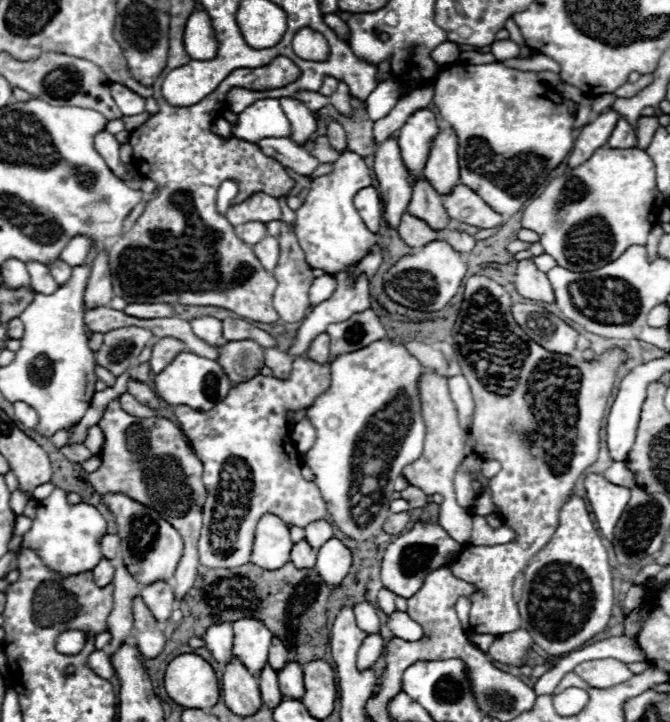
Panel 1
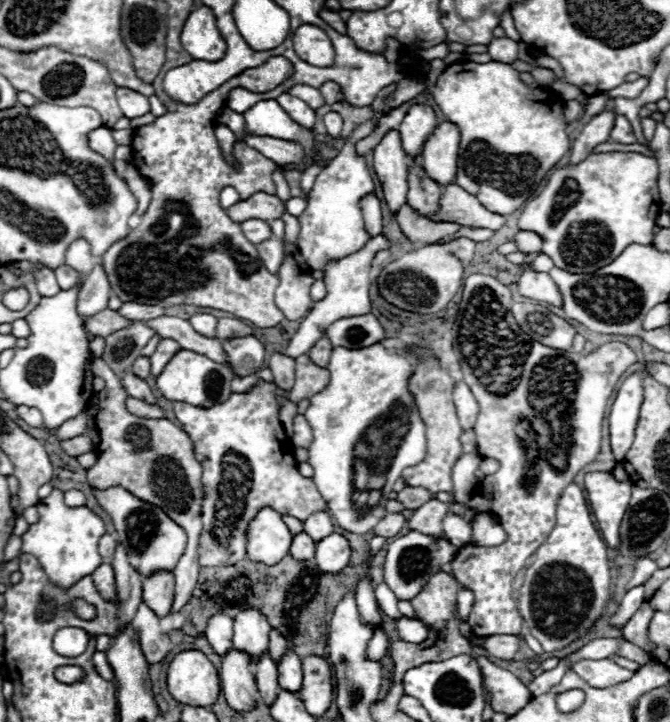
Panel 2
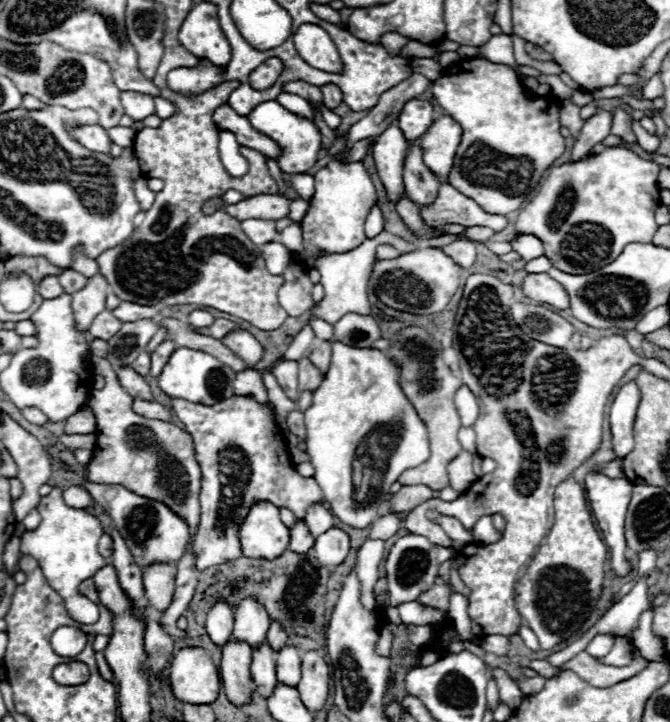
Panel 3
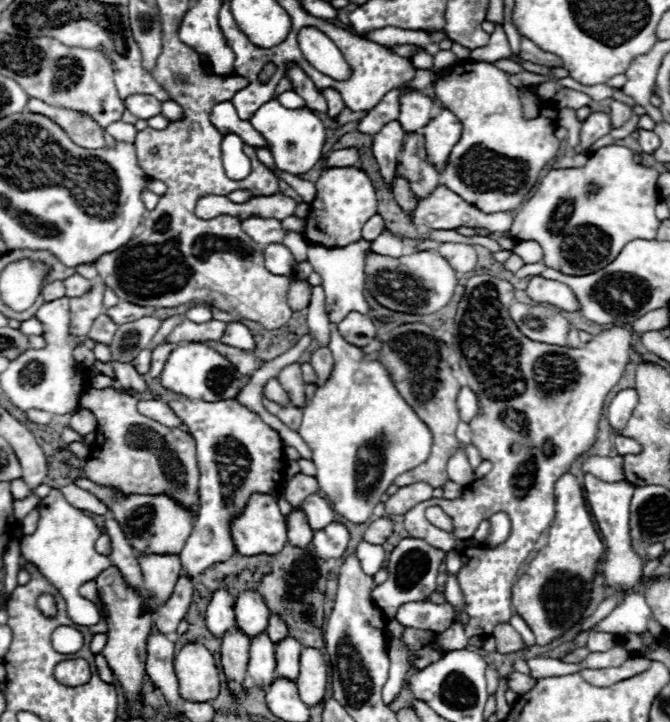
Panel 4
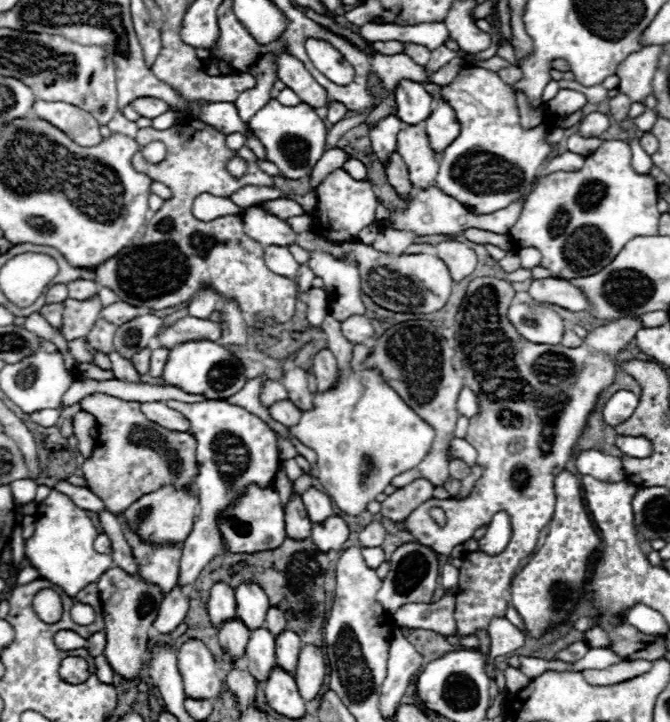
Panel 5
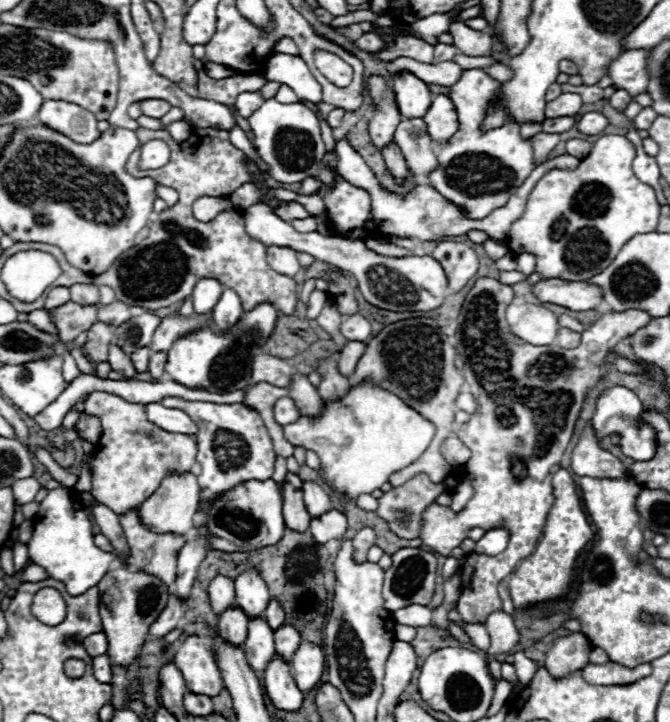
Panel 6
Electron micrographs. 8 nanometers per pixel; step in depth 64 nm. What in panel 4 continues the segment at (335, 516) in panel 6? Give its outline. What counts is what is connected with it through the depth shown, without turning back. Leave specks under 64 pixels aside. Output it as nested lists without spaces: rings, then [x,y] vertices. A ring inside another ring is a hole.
[[[330,522],[326,528],[316,530],[312,536],[312,544],[320,558],[340,558],[346,552],[350,534],[344,524]]]

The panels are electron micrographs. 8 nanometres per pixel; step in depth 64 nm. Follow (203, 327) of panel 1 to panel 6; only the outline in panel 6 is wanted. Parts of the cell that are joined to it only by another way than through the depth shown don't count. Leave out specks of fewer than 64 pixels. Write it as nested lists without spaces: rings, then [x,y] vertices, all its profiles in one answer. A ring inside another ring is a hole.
[[[200,278],[196,288],[194,288],[194,292],[192,292],[196,314],[210,312],[214,308],[214,302],[218,302],[222,290],[224,290],[224,286],[218,280],[214,280],[214,278]]]

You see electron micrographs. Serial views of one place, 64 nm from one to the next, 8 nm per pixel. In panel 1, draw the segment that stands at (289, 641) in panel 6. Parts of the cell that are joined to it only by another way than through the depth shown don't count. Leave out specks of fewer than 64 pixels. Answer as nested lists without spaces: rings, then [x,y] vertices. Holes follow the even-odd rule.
[[[286,662],[286,666],[278,672],[278,682],[284,696],[302,700],[304,682],[302,682],[302,666],[298,662]]]

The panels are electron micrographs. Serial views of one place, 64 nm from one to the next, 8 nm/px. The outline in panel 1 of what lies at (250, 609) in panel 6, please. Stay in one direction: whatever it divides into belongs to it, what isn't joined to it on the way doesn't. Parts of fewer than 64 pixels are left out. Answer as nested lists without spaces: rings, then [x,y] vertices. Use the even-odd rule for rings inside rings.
[[[240,618],[234,622],[232,654],[246,662],[246,668],[258,674],[268,660],[272,632],[258,618]]]

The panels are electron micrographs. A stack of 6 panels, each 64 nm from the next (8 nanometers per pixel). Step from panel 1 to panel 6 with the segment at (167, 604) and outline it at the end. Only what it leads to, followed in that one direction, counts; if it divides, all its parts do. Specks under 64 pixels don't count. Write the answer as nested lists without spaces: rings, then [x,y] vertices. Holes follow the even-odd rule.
[[[130,508],[128,512],[120,514],[120,522],[122,522],[122,530],[126,534],[130,552],[132,552],[132,564],[136,568],[140,568],[140,570],[146,570],[146,572],[158,576],[162,582],[166,582],[170,586],[174,582],[174,578],[176,578],[176,560],[178,560],[178,554],[184,548],[188,538],[180,536],[180,534],[172,534],[172,532],[164,532],[164,534],[154,532],[152,528],[144,526],[140,522],[138,508]]]

